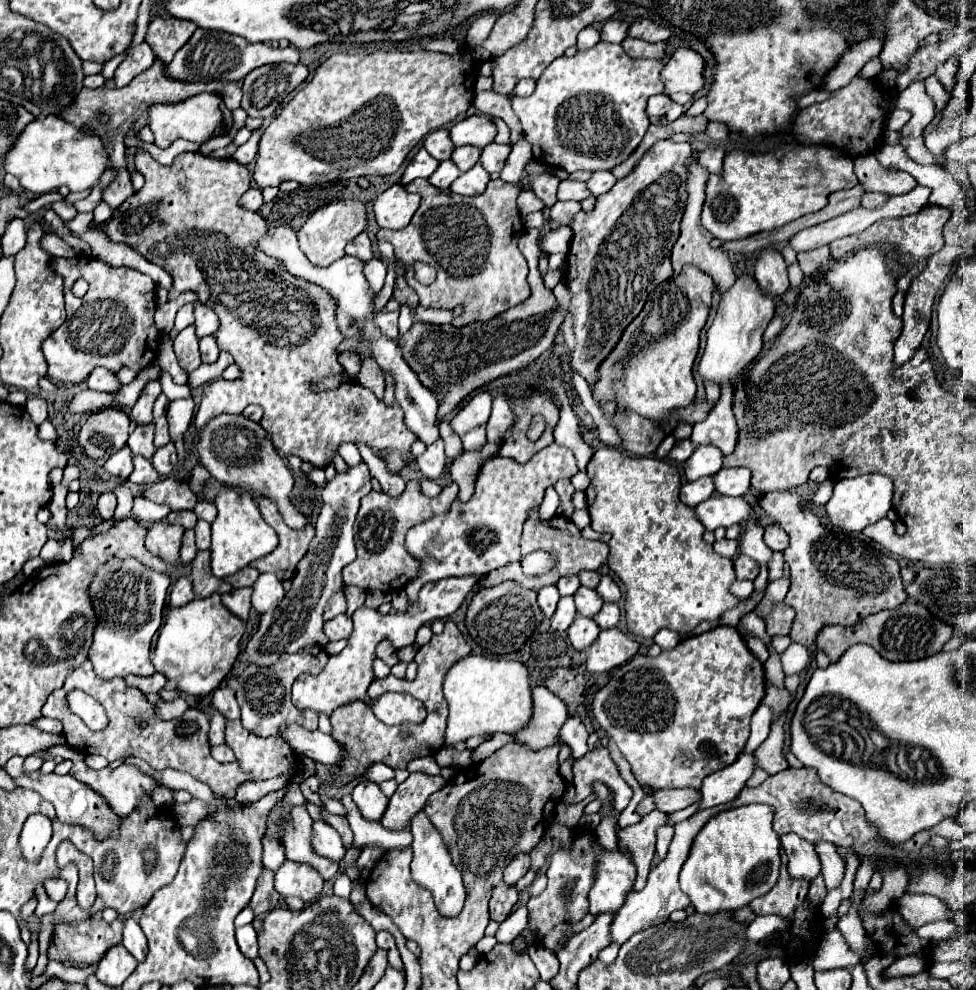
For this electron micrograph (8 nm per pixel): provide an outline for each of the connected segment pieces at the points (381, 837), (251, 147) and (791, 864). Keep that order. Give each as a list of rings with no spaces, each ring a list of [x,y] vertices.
[[[346,794],[342,800],[342,806],[346,808],[346,820],[350,824],[350,830],[354,832],[354,844],[358,848],[366,848],[366,846],[378,846],[382,850],[392,850],[392,848],[408,848],[412,844],[412,834],[408,830],[402,832],[394,832],[394,830],[386,830],[380,822],[370,822],[366,820],[356,806],[352,804],[350,794]]]
[[[259,129],[253,130],[252,134],[253,135],[251,135],[249,140],[243,145],[239,146],[232,156],[232,158],[234,158],[240,164],[247,165],[256,157],[261,135],[259,133]]]
[[[786,834],[780,838],[782,848],[788,854],[788,872],[794,878],[804,878],[804,880],[814,880],[820,870],[820,858],[816,856],[814,844],[796,836],[796,834]]]

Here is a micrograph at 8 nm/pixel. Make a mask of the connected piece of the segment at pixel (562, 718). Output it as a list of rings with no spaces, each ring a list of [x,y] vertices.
[[[534,686],[532,696],[534,696],[534,716],[532,722],[516,734],[518,742],[528,744],[530,748],[546,748],[560,744],[558,742],[560,728],[570,716],[568,706],[546,686]]]

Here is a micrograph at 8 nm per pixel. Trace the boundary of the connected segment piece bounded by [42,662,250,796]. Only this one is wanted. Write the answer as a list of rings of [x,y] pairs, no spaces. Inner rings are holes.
[[[84,662],[80,668],[76,668],[66,678],[64,686],[60,690],[54,690],[48,696],[48,702],[42,708],[42,716],[60,720],[64,724],[64,736],[66,736],[68,746],[82,752],[84,756],[102,754],[108,758],[108,762],[124,760],[130,756],[140,756],[156,770],[174,768],[180,772],[188,772],[196,780],[206,782],[216,794],[224,794],[224,796],[234,796],[236,786],[250,780],[250,776],[240,770],[238,762],[220,764],[210,756],[210,744],[208,744],[210,722],[204,712],[200,712],[196,708],[188,708],[180,718],[154,720],[154,704],[150,704],[138,688],[128,686],[122,678],[114,678],[108,682],[98,678],[94,674],[90,662]],[[74,688],[84,690],[86,694],[90,694],[94,700],[98,700],[104,706],[108,720],[110,720],[104,730],[92,732],[76,714],[72,714],[72,710],[68,708],[68,702],[66,702],[66,694]]]

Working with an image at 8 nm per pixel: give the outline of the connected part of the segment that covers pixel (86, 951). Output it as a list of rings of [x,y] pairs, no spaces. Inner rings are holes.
[[[96,916],[74,926],[60,924],[52,938],[48,956],[60,962],[94,964],[102,958],[102,954],[110,946],[122,940],[122,928],[124,928],[122,920],[108,924]]]

